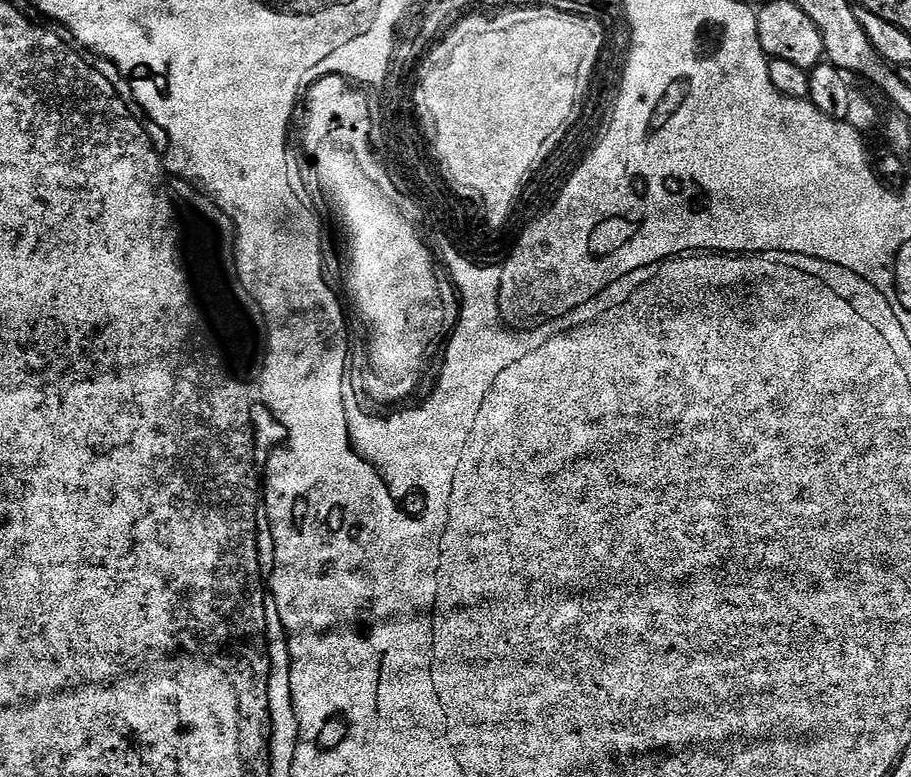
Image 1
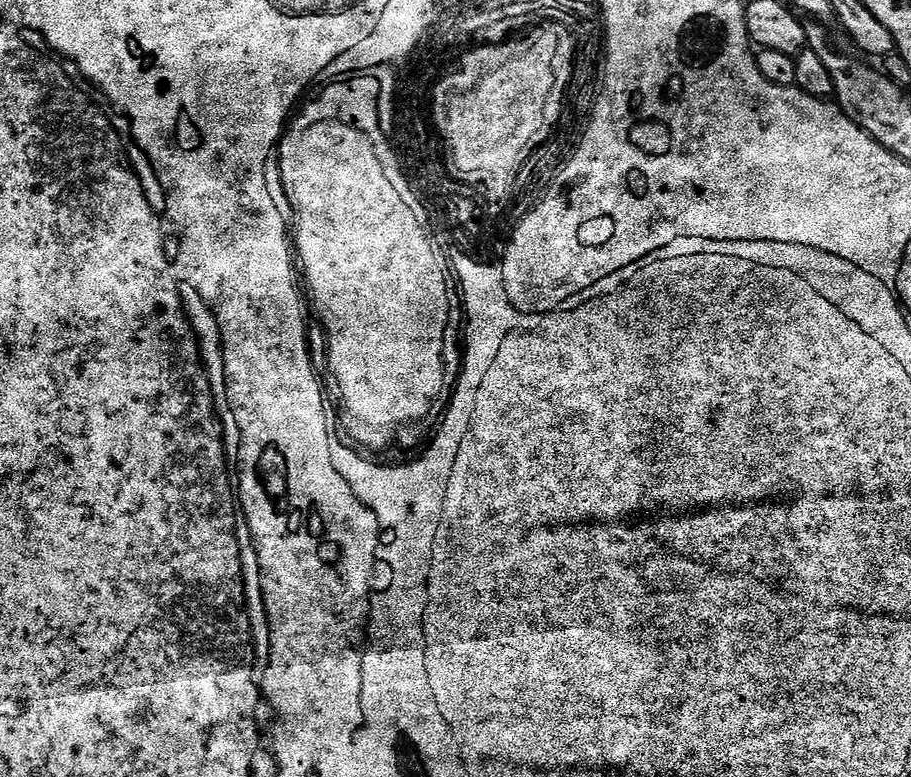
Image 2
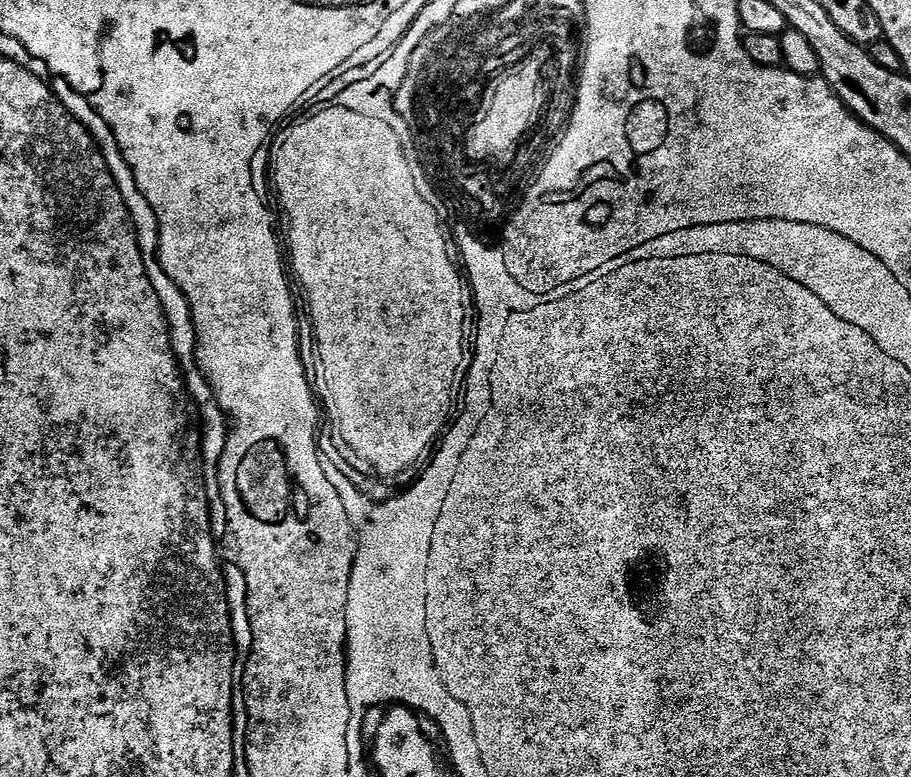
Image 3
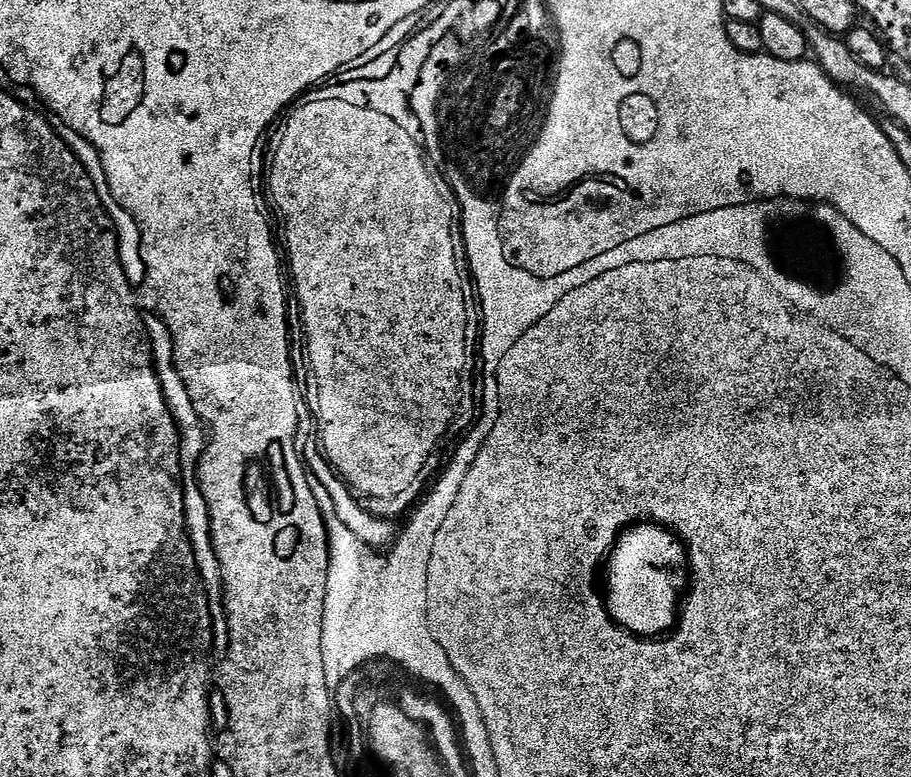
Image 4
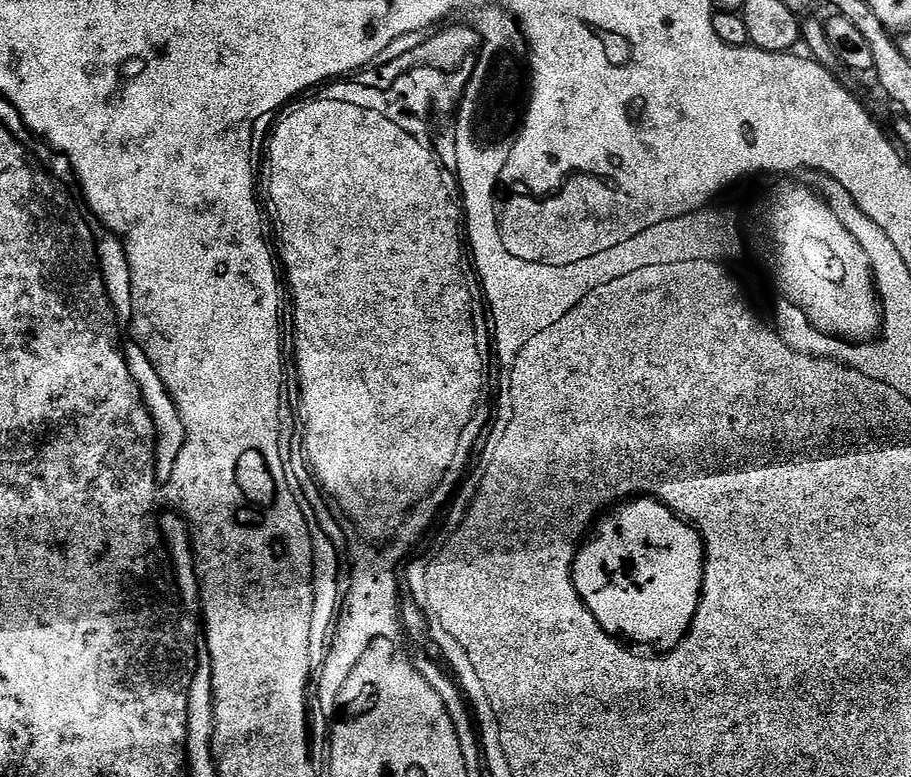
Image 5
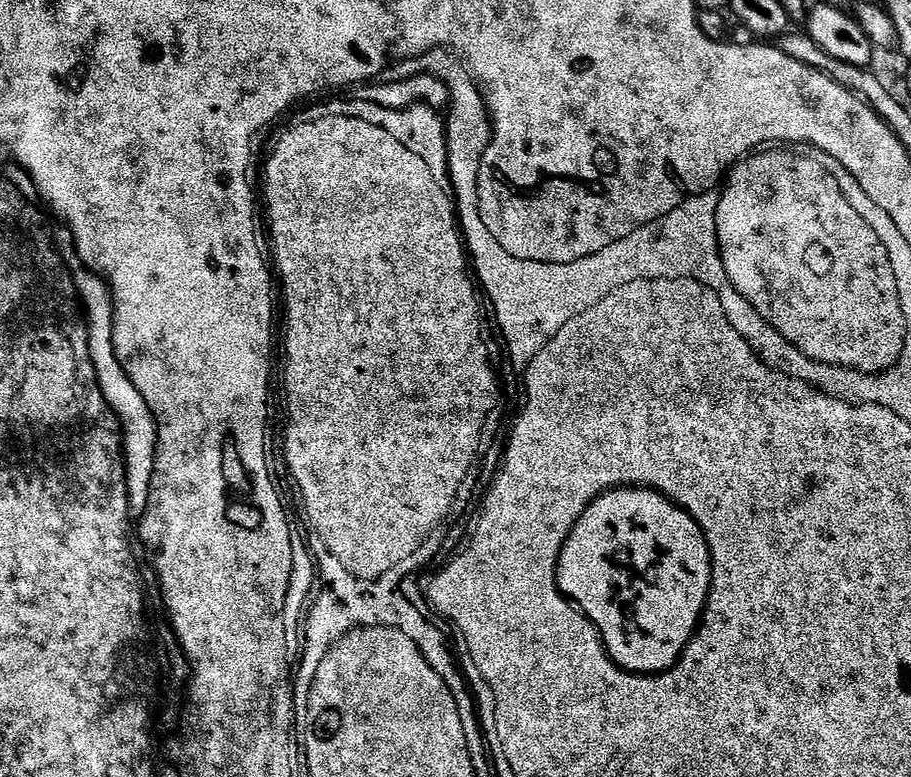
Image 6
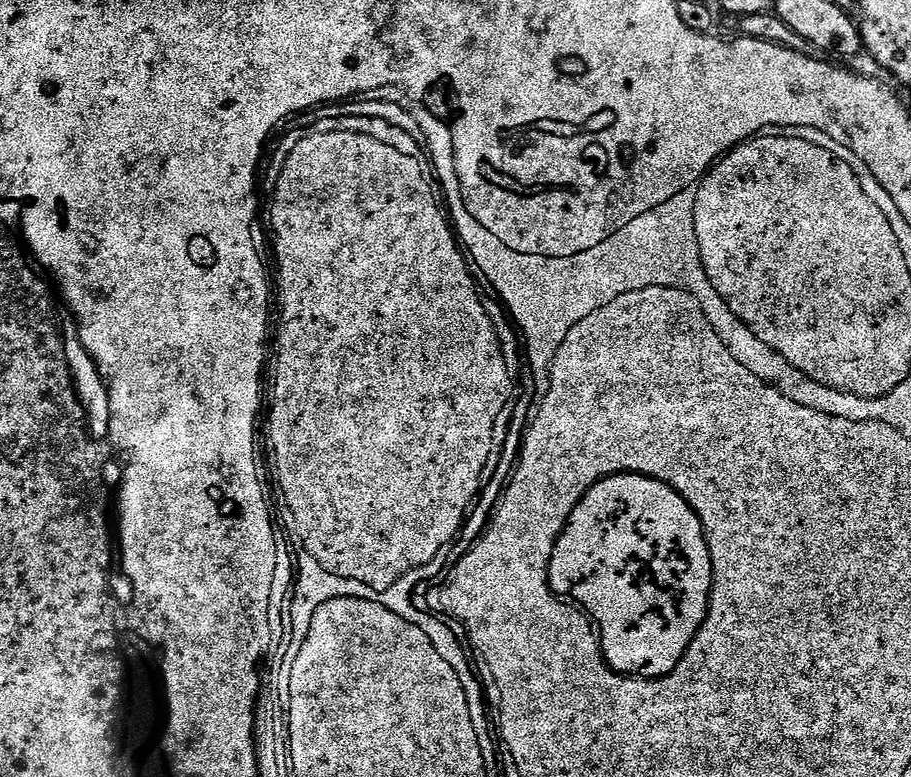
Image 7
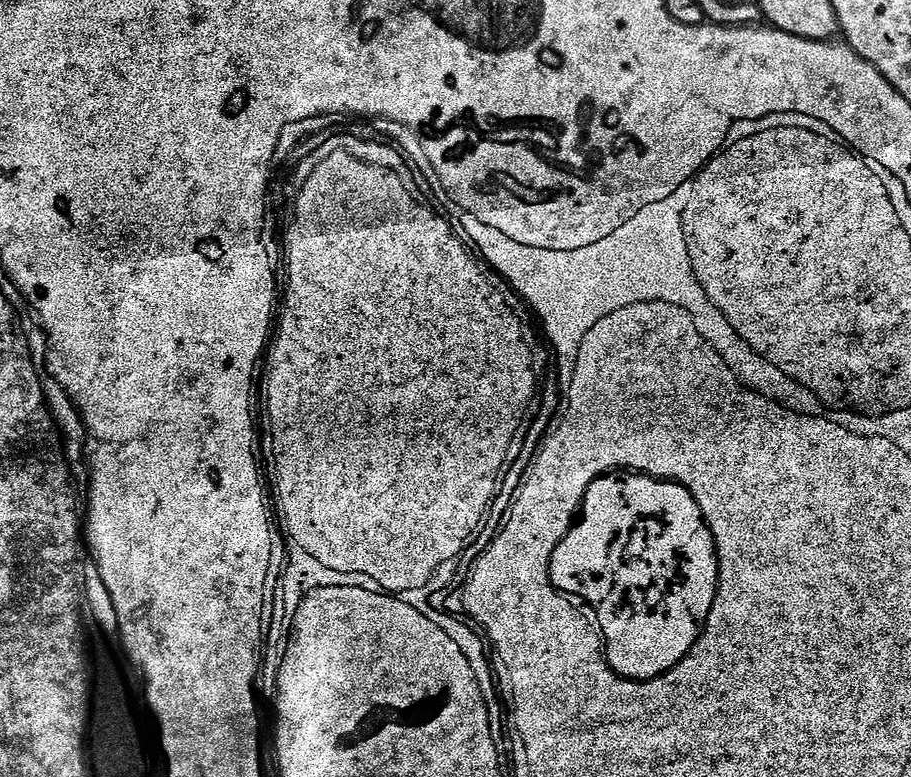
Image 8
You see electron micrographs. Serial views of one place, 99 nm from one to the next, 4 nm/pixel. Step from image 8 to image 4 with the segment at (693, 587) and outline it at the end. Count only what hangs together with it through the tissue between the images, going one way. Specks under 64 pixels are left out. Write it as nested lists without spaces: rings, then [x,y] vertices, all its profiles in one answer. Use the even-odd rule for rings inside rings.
[[[645,522],[635,525],[620,533],[620,538],[606,561],[606,572],[607,568],[606,607],[609,616],[627,632],[641,638],[660,638],[671,633],[678,623],[678,613],[682,607],[682,593],[686,588],[688,550],[684,547],[683,540],[672,529],[658,524]]]

